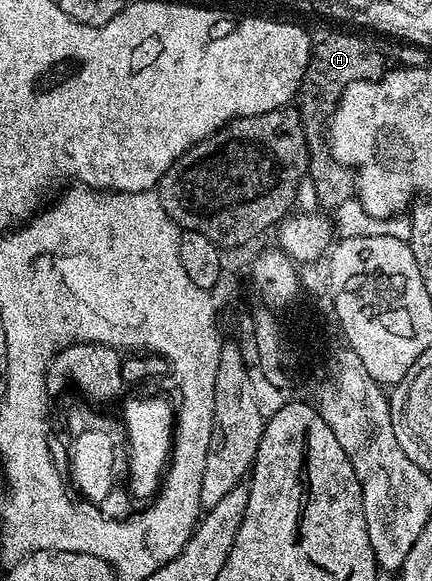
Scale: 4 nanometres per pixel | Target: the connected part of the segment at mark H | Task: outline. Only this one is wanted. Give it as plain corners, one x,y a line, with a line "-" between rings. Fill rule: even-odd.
327,35
324,39
316,38
311,48
311,56
303,74
297,92
297,110
307,134
309,162
307,175
311,187
315,190
315,199
323,209
339,209
352,202
355,191
354,174
345,165
331,158
325,142
325,124
335,112
343,90
353,81
374,79
383,74
385,64
383,55
375,47
370,47
359,35

